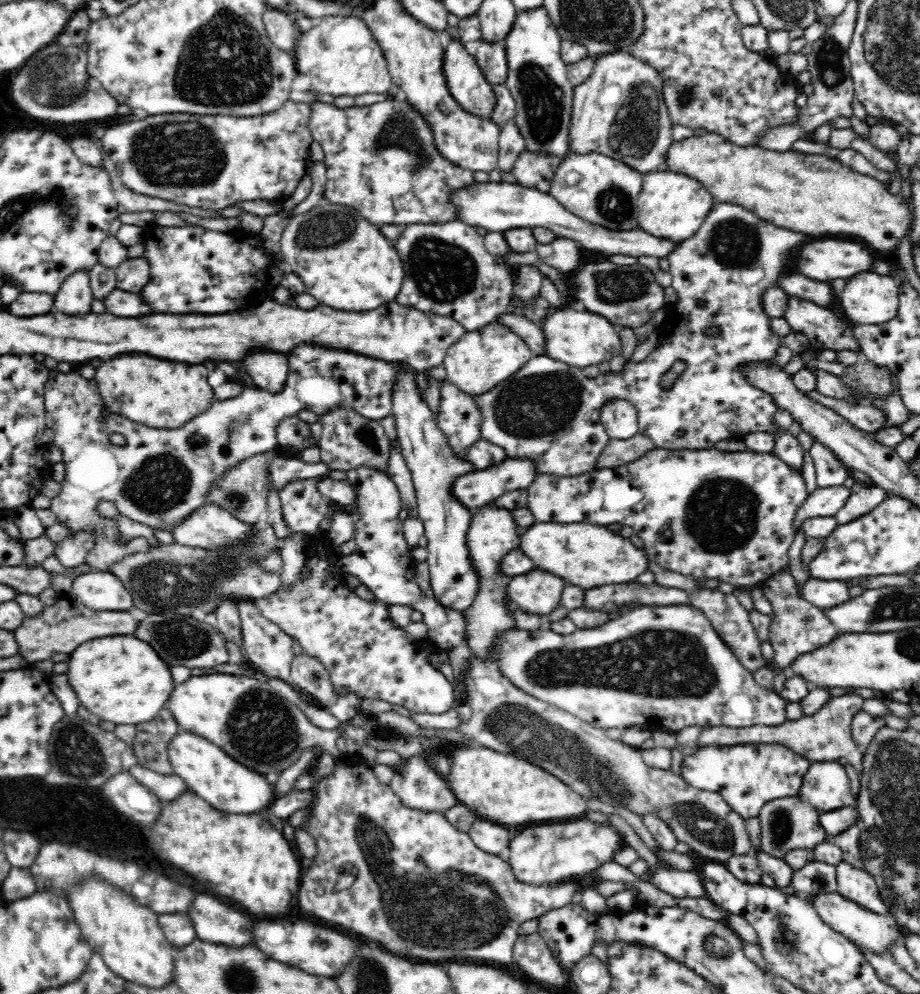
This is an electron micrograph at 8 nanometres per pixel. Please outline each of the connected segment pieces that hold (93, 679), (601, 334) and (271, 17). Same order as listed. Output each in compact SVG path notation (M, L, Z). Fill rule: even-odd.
M118 635L80 644L69 655L66 674L79 702L100 720L135 725L156 718L168 702L174 688L170 668L144 640Z
M569 306L556 309L545 315L541 323L546 336L546 355L554 360L560 360L579 369L594 366L612 360L618 354L625 354L619 334L614 331L614 325L605 316L590 311L576 311Z
M266 8L264 12L264 25L270 41L279 49L293 53L302 32L296 24L287 18L286 12Z

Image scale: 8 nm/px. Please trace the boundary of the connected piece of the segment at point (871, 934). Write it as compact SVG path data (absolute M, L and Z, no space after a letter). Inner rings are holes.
M822 892L814 895L811 901L822 917L822 920L836 932L843 934L861 950L871 950L878 954L890 955L890 946L903 937L904 932L896 924L890 915L876 914L868 909L856 904L854 901L844 898L838 892Z

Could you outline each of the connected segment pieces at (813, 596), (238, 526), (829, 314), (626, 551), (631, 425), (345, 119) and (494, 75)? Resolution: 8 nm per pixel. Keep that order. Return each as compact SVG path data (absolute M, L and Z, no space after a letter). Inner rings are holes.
M810 577L803 584L801 595L810 604L823 610L834 608L842 602L848 602L851 599L848 593L848 584L839 580L822 580Z
M204 504L188 518L178 522L170 533L177 543L212 550L217 546L231 545L245 539L254 534L254 528L255 525L248 525L232 517L224 508Z
M790 297L783 318L792 330L808 337L815 351L830 349L836 352L854 350L862 356L859 342L854 338L852 324L840 320L835 313L814 302Z
M536 522L521 536L520 549L532 560L534 567L542 568L552 575L580 586L580 588L596 588L604 584L620 584L620 582L632 582L642 572L649 570L649 557L644 549L636 547L629 538L623 538L619 533L609 530L607 527L586 523L562 524L556 522Z
M609 400L599 413L610 439L626 440L640 432L638 411L628 400Z
M389 97L370 106L338 108L334 103L310 103L309 129L313 140L324 149L327 180L323 198L356 209L368 222L378 226L394 224L443 223L457 219L457 208L449 196L460 187L473 185L473 172L449 162L438 151L432 127L405 98Z
M480 41L481 44L476 50L475 58L486 81L492 85L492 88L500 84L505 85L509 68L504 44Z

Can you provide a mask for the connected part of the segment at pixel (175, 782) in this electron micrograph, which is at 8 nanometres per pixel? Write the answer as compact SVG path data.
M139 765L132 767L129 772L140 784L150 789L162 804L176 800L187 788L178 775L162 775Z

